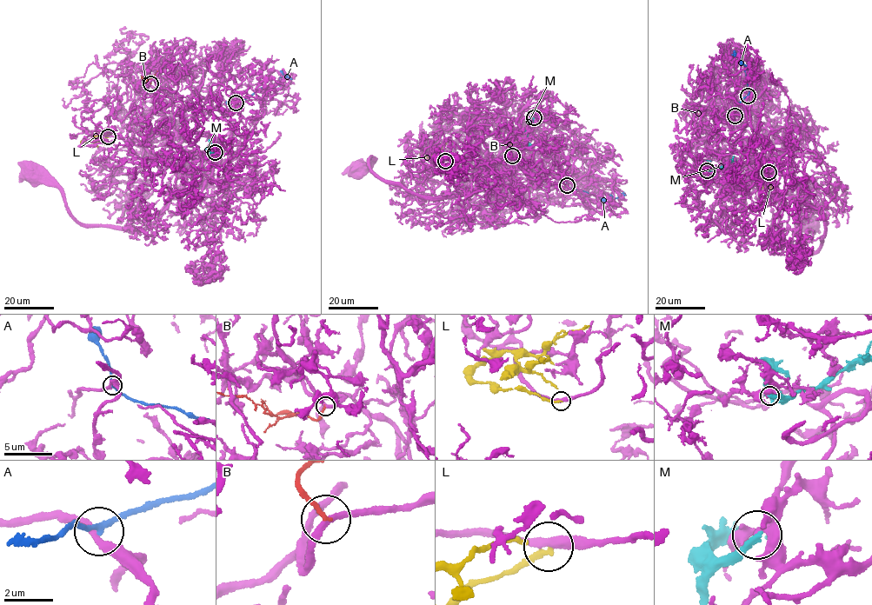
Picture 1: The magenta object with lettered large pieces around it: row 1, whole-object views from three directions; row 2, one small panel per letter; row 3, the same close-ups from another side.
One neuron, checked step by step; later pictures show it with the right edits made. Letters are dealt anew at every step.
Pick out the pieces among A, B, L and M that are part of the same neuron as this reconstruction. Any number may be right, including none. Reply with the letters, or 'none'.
none

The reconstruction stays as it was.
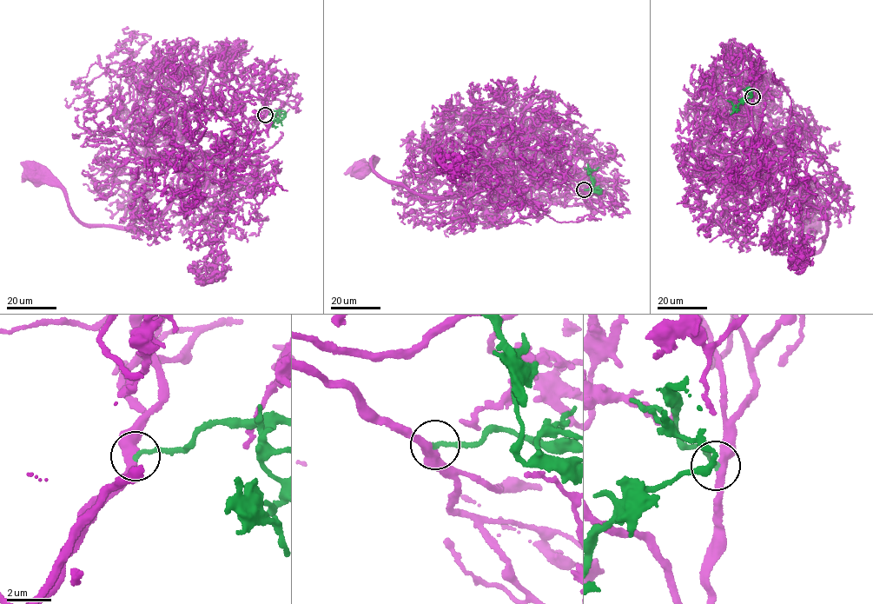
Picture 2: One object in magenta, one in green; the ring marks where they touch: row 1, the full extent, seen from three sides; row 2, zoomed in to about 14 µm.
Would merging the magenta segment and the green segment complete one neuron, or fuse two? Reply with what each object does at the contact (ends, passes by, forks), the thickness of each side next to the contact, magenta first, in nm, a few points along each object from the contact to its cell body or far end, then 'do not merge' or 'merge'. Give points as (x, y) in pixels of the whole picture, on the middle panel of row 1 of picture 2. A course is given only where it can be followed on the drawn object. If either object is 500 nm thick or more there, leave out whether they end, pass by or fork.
magenta passes by; green ends; calibres 360 and 200 nm; course magenta (583, 190), (553, 177), (528, 186), (493, 179), (459, 194), (422, 196), (386, 180), (373, 156), (365, 167); course green (583, 189), (597, 189), (594, 191), (588, 174), (598, 167); merge

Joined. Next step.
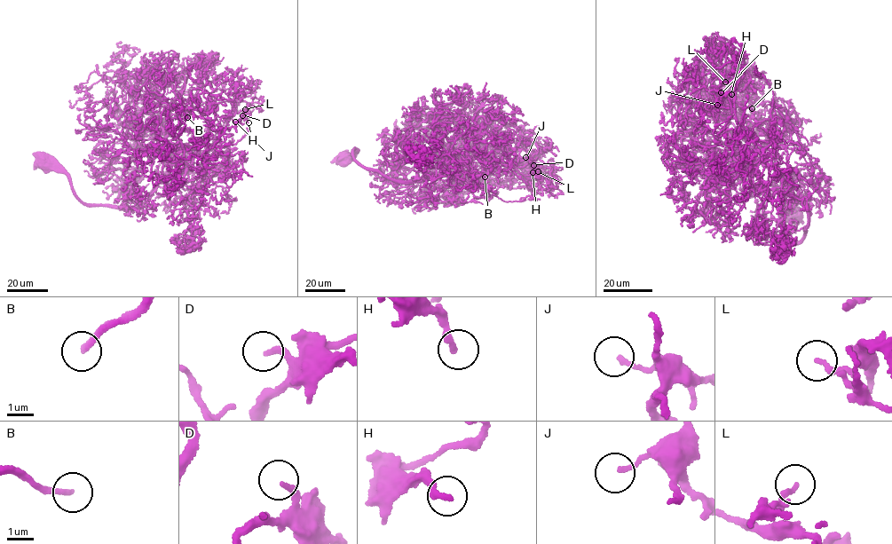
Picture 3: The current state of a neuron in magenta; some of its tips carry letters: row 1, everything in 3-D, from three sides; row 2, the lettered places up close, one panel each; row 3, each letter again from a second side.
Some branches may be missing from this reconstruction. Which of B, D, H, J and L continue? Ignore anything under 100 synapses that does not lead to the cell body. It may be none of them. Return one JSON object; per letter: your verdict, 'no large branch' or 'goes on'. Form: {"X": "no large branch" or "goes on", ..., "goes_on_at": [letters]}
{"B": "goes on", "D": "no large branch", "H": "no large branch", "J": "no large branch", "L": "no large branch", "goes_on_at": ["B"]}

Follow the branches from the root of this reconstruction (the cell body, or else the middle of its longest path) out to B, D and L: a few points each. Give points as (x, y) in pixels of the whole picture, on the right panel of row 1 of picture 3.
B: (790, 213), (783, 234), (799, 241), (809, 218), (793, 185), (733, 147), (716, 113), (752, 108)
D: (790, 213), (783, 234), (799, 241), (809, 219), (801, 198), (738, 122), (730, 82), (733, 89), (721, 92)
L: (790, 213), (783, 234), (799, 241), (809, 219), (801, 198), (743, 130), (735, 89), (725, 82)

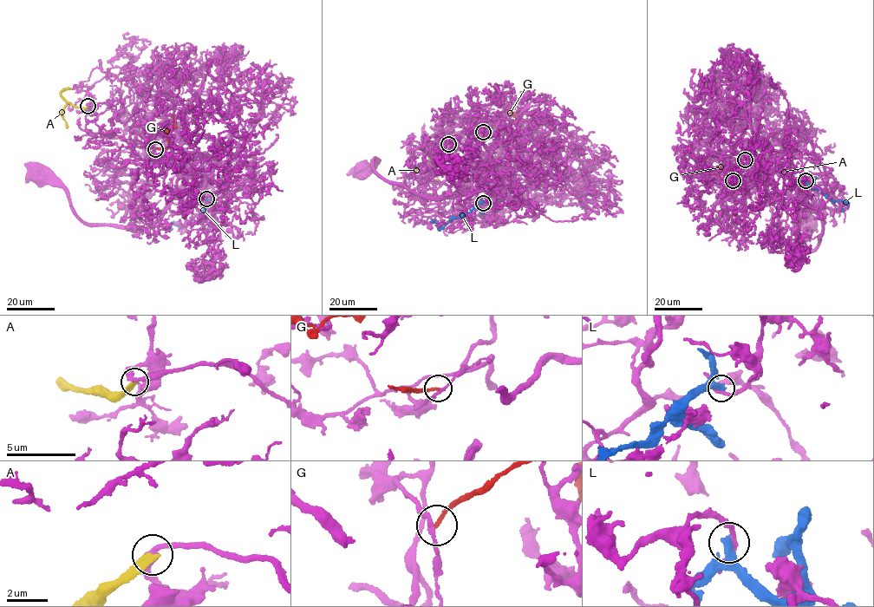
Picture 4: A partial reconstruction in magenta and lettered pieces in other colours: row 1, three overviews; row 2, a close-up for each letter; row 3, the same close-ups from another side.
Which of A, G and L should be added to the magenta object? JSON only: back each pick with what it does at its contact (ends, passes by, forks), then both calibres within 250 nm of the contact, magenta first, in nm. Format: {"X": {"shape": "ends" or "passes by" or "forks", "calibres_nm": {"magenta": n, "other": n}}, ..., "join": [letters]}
{"join": []}

